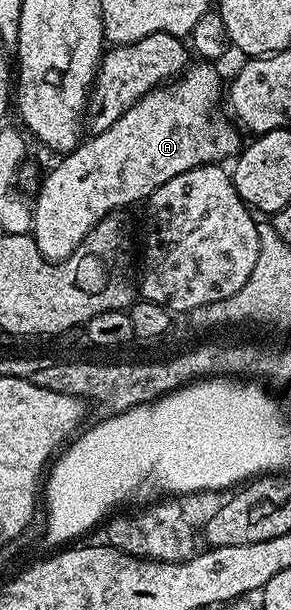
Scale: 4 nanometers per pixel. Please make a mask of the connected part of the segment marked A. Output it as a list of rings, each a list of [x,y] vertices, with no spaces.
[[[208,62],[193,63],[167,86],[150,90],[142,99],[134,102],[134,106],[130,106],[130,110],[126,110],[126,114],[122,114],[114,126],[95,133],[91,137],[93,140],[85,139],[71,152],[57,159],[60,161],[49,170],[40,193],[31,205],[30,235],[45,260],[65,260],[87,238],[97,222],[110,214],[119,213],[119,208],[127,204],[147,201],[170,178],[204,164],[219,165],[226,161],[227,156],[232,158],[239,153],[242,147],[241,129],[223,111],[216,112],[216,107],[222,104],[222,84],[220,88],[220,76],[212,68],[215,67]]]

